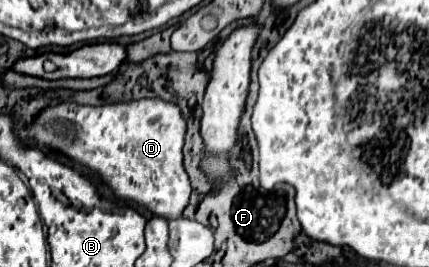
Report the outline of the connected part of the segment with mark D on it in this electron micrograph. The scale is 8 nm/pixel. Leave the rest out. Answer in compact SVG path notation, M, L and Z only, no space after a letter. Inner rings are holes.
M140 99L104 107L60 103L44 109L28 127L42 151L56 149L78 165L98 173L120 199L144 205L158 217L182 215L190 197L190 181L182 165L186 121L176 105L160 99ZM64 131L64 133L60 133ZM52 135L58 135L52 139Z

